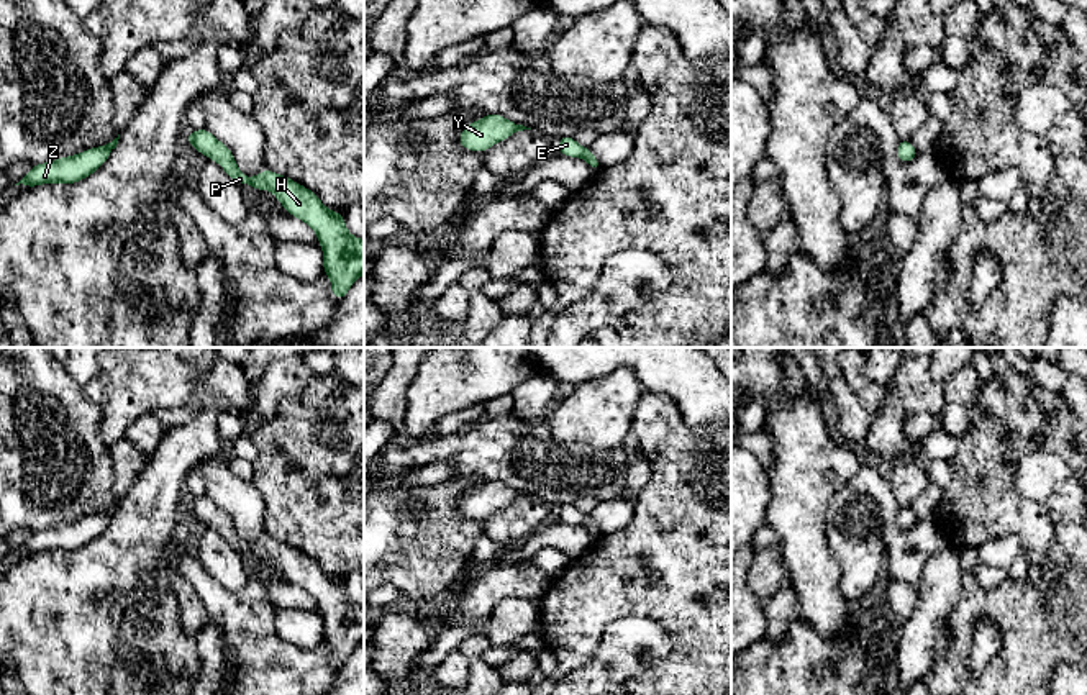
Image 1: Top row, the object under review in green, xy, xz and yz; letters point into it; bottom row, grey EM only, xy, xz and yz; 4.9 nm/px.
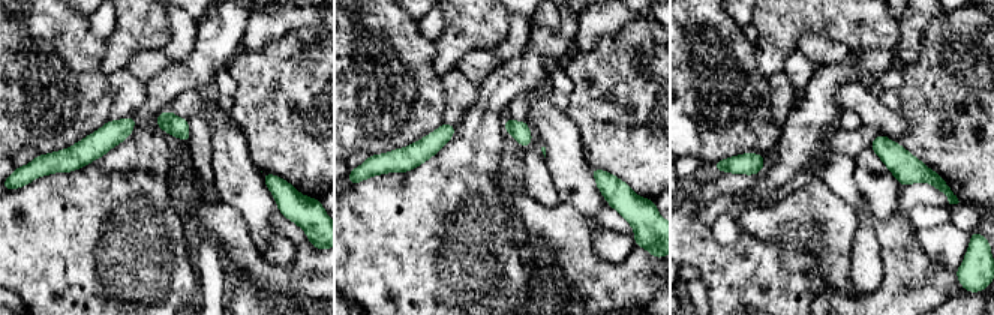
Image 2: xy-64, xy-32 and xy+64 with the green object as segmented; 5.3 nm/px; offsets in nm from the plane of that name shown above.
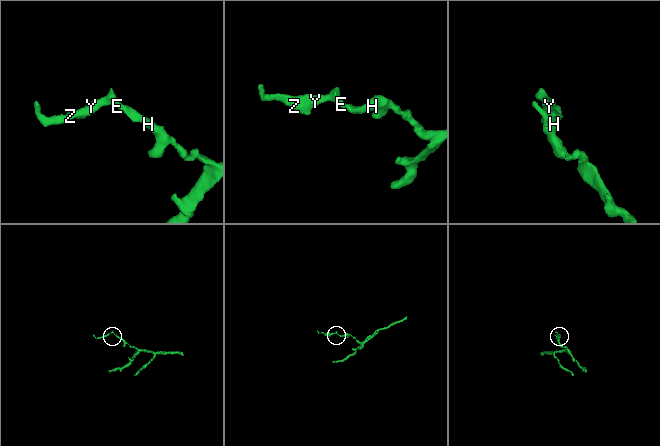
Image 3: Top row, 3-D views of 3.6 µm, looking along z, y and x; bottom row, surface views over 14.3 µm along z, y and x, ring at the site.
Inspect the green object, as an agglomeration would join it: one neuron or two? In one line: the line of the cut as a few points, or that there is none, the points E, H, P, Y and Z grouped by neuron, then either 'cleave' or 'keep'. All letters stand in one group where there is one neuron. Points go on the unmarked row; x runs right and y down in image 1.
no cut; E H P Y Z; keep

